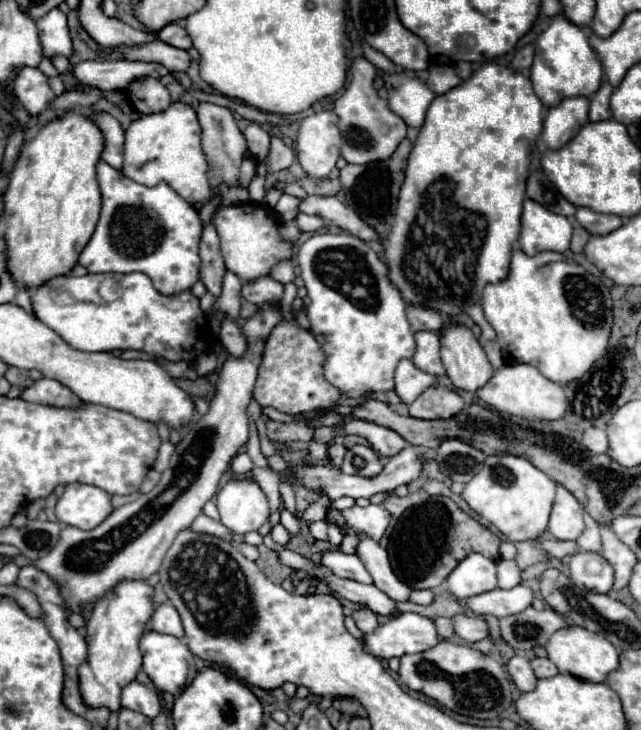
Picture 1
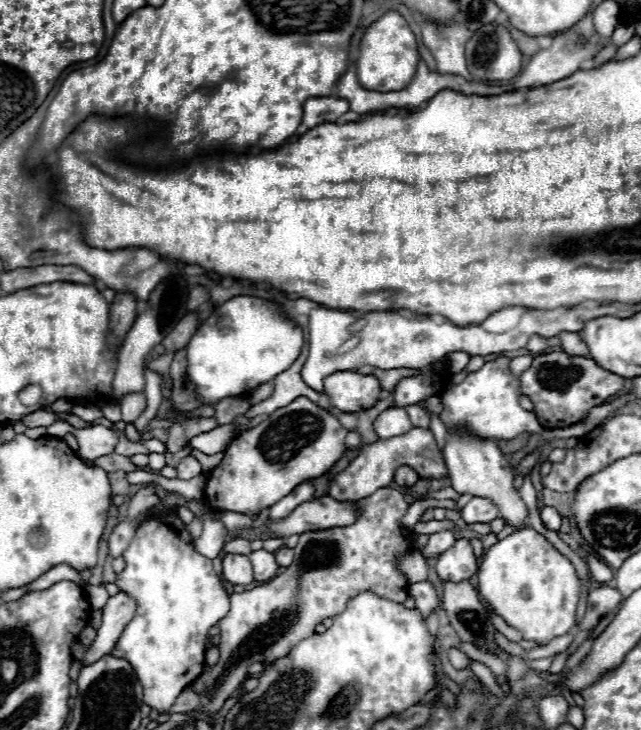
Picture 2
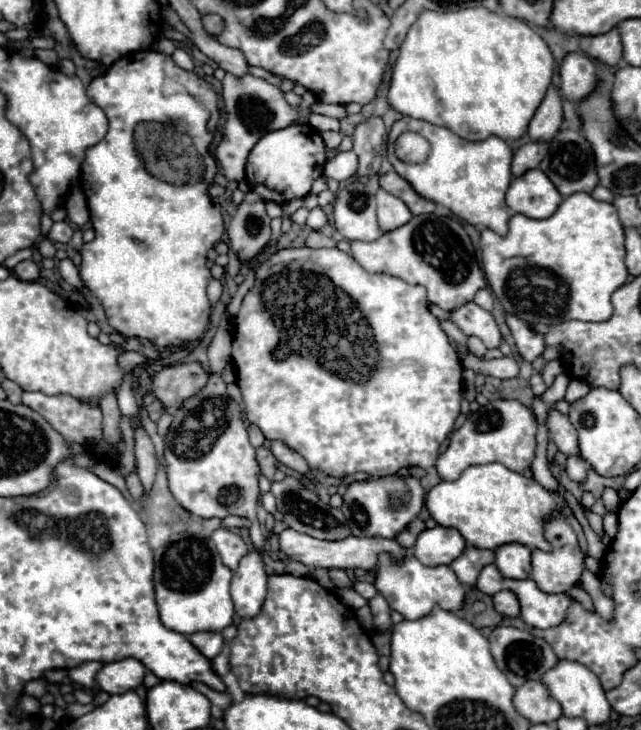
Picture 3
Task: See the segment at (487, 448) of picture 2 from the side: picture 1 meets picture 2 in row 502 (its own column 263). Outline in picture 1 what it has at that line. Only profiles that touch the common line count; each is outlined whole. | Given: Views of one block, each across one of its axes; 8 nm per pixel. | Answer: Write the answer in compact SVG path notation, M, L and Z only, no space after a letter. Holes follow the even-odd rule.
M230 480L216 496L220 520L236 534L258 530L270 516L266 496L256 482Z

